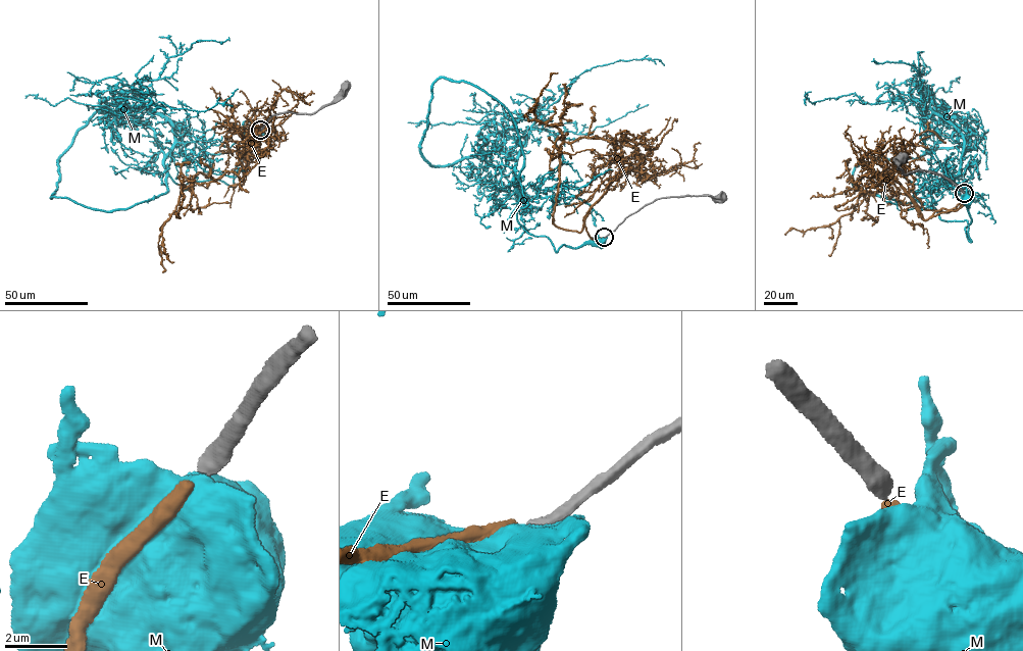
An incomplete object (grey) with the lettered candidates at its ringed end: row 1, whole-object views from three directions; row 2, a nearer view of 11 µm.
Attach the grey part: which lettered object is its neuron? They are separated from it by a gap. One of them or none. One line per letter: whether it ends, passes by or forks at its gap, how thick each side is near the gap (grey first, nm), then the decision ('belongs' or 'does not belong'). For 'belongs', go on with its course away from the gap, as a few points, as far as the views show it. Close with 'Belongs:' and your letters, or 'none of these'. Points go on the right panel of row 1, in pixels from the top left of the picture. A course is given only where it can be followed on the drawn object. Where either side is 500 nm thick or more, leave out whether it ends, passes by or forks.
E: it ends | 420/440 nm | belongs | via (964, 194), (961, 207), (933, 215), (965, 200), (947, 211), (865, 191), (835, 221), (784, 234)
M: 420/850 nm | does not belong
Belongs: E

